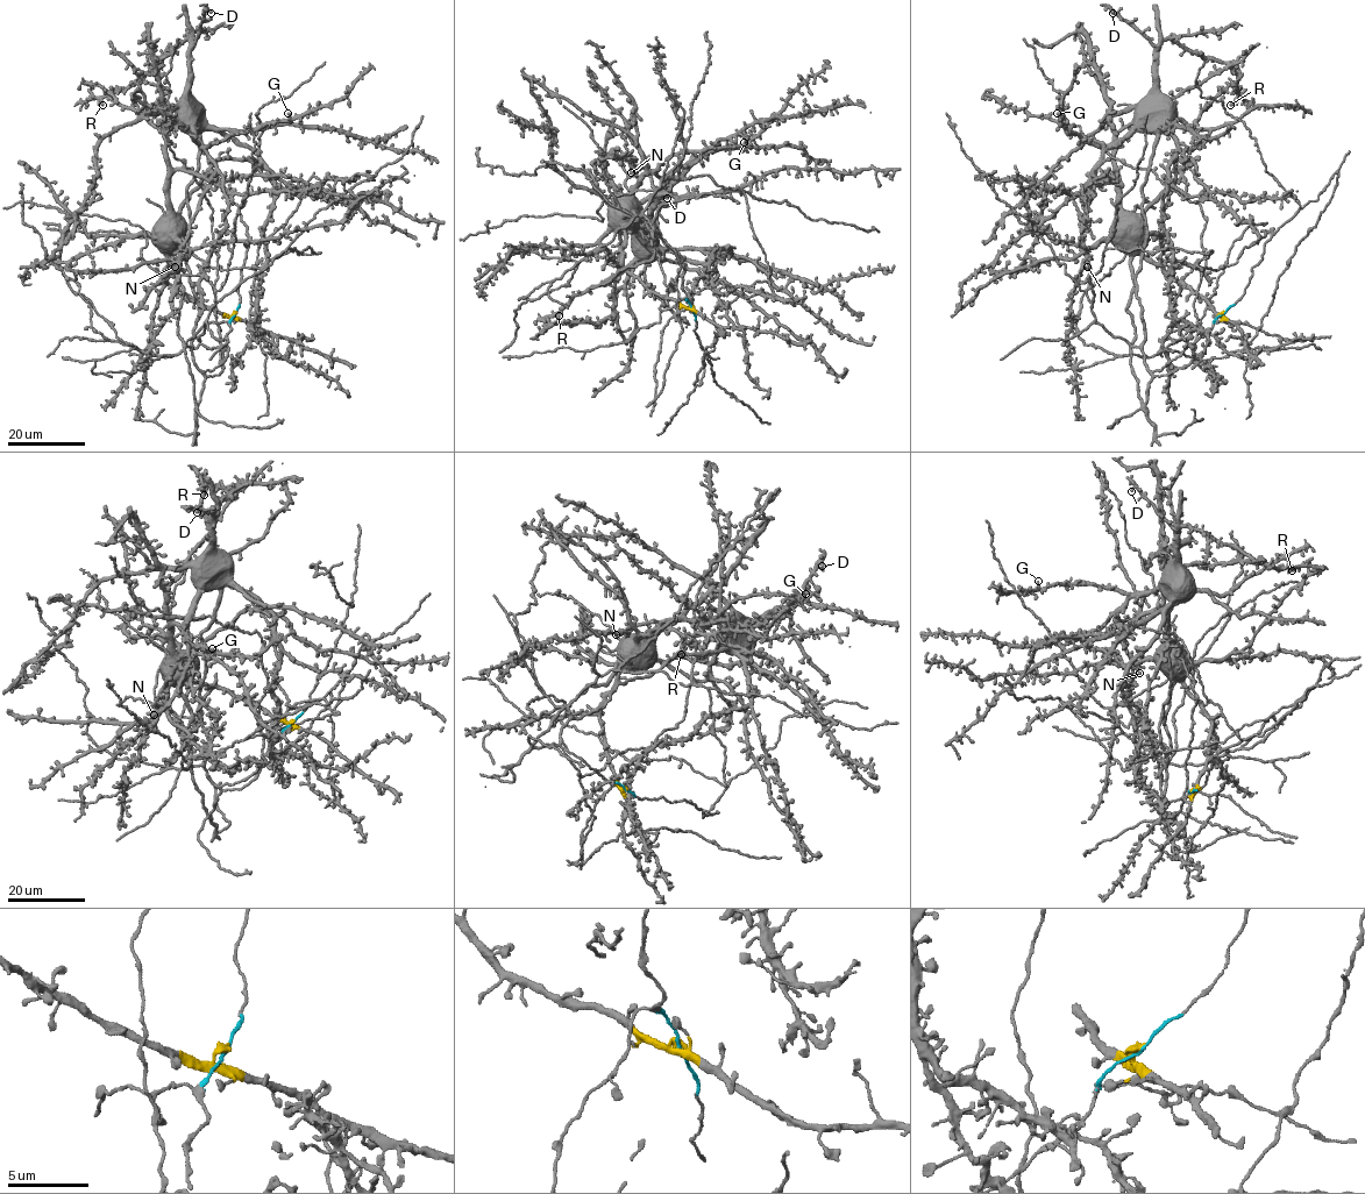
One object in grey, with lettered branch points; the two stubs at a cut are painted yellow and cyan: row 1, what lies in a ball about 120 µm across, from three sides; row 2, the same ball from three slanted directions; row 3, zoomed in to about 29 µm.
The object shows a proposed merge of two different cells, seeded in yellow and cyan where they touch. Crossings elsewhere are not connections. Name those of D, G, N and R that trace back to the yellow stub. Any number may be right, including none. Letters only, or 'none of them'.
none of them

